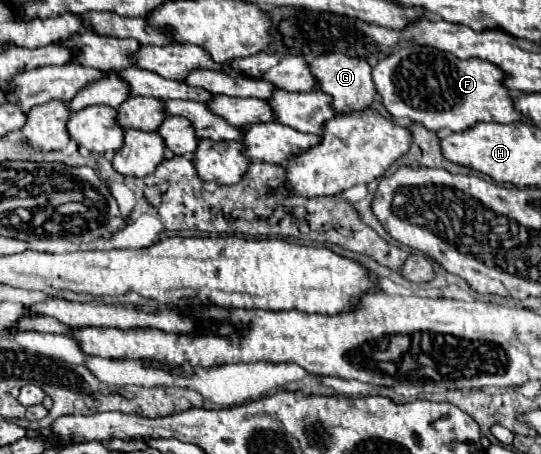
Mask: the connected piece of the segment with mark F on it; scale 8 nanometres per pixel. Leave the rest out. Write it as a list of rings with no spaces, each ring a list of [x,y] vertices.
[[[403,48],[373,68],[373,82],[393,118],[411,118],[429,130],[463,132],[479,122],[511,124],[525,120],[515,110],[513,96],[505,86],[505,72],[485,60],[461,60],[433,48]]]

